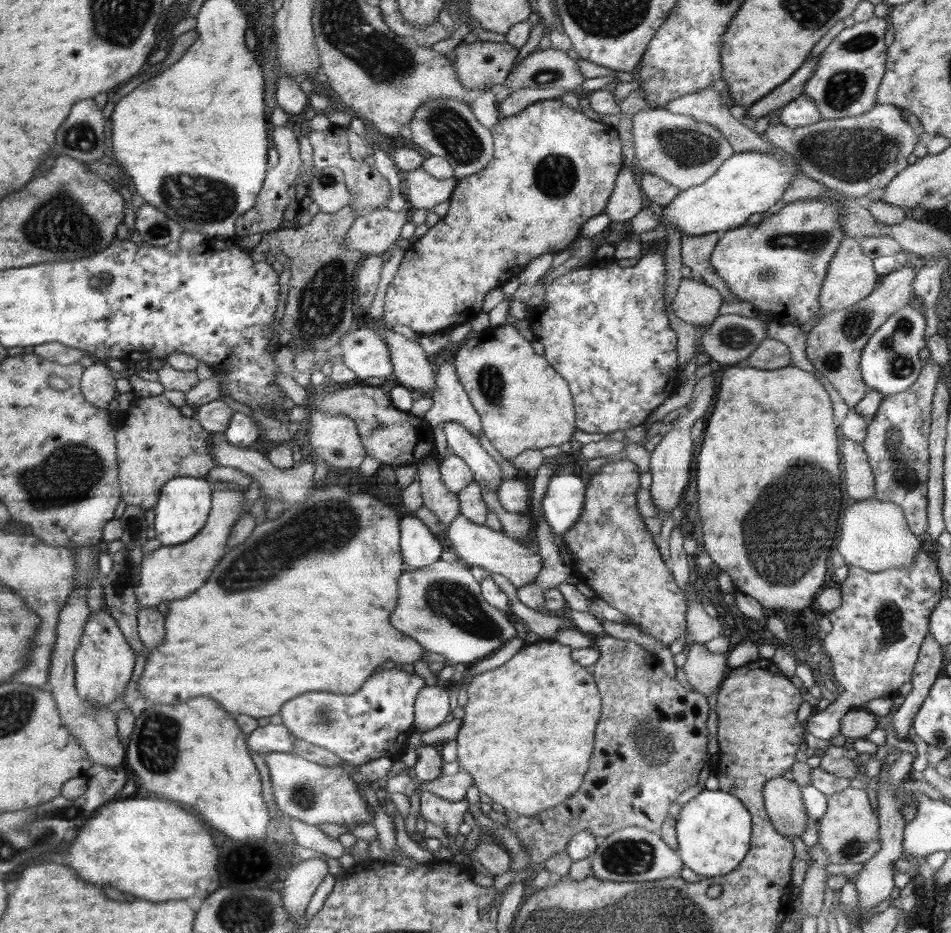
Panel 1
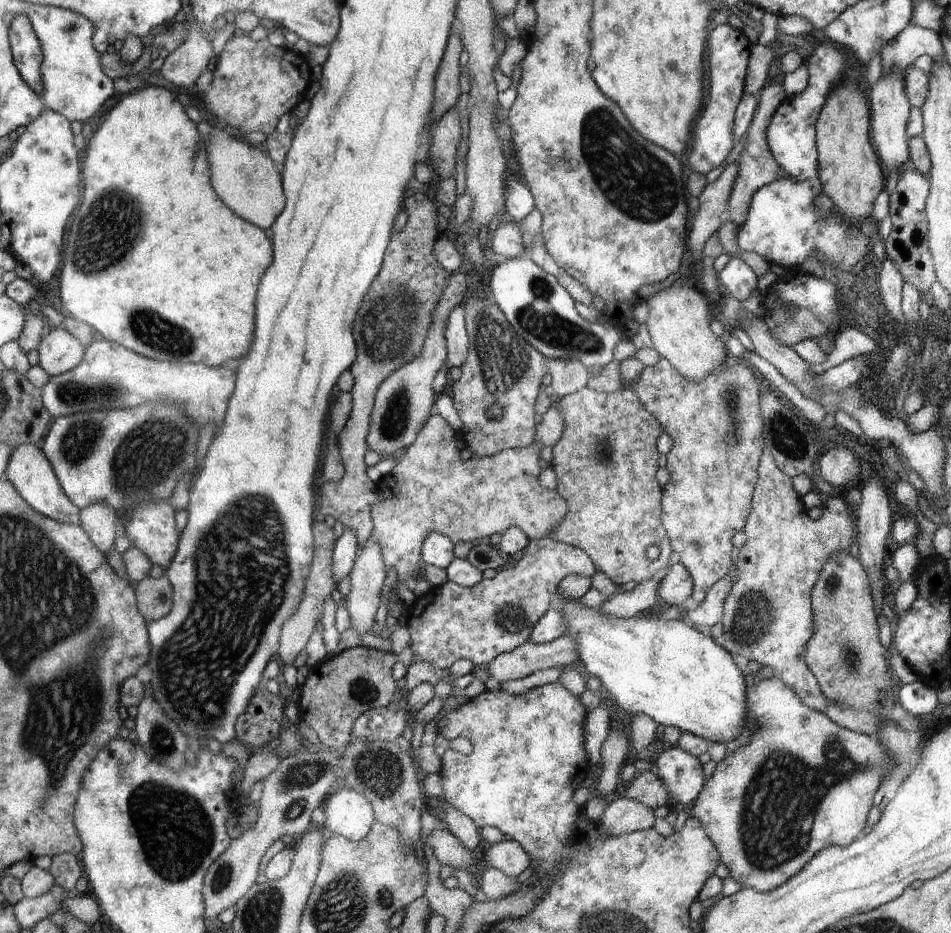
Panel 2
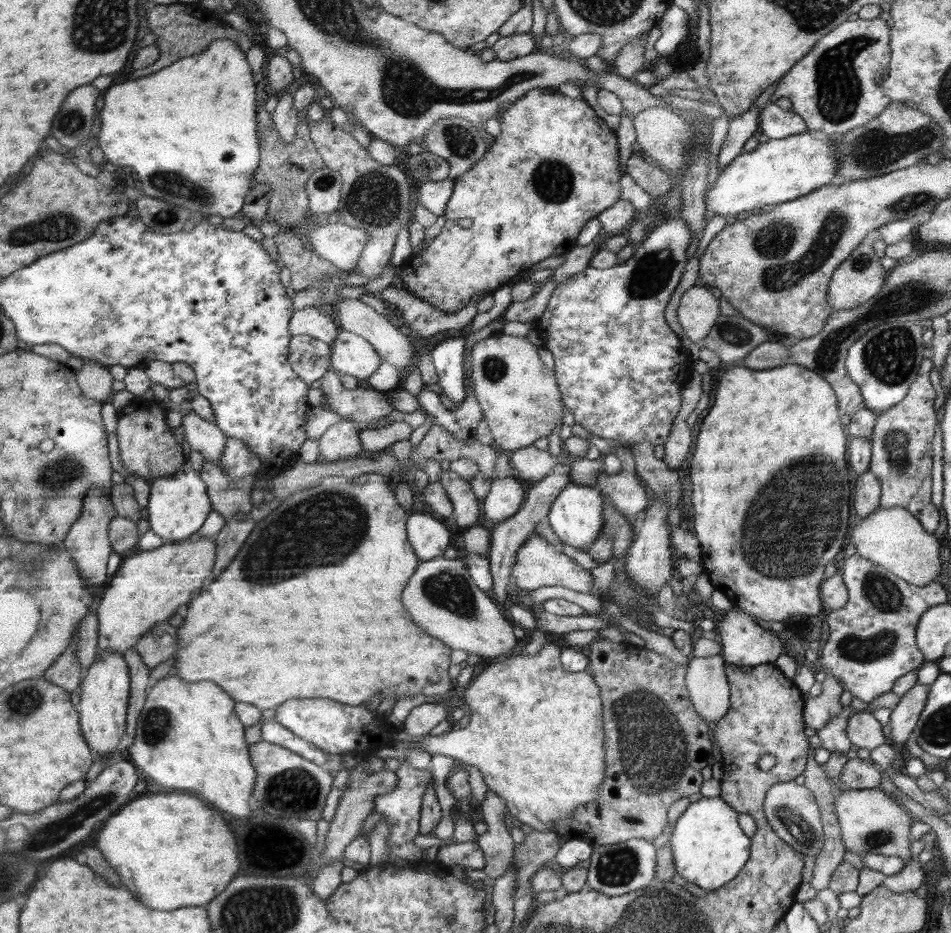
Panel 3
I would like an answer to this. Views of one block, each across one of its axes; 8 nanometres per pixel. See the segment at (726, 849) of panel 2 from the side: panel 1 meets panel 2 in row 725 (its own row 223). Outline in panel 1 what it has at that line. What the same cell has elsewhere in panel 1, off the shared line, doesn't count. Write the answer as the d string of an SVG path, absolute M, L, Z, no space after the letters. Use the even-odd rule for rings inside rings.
M828 198L788 203L776 214L762 215L751 223L721 232L710 257L712 267L738 300L754 305L759 313L766 313L771 320L781 322L783 326L800 327L822 311L819 304L820 290L830 260L844 239L840 215L842 208Z

